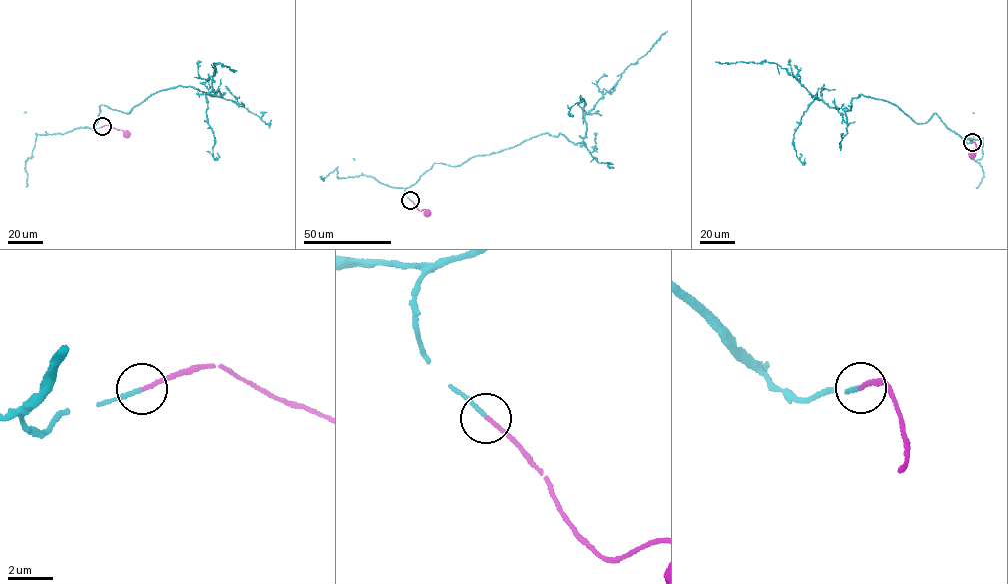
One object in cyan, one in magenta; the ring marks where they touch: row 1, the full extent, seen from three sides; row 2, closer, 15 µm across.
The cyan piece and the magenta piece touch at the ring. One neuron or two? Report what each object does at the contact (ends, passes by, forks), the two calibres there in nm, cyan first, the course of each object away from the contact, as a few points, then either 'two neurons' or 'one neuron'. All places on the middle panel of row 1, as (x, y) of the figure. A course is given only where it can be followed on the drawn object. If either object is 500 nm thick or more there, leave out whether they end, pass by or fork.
cyan ends; magenta ends; calibres 180 and 170 nm; course cyan (410, 200), (405, 189), (436, 163), (458, 166), (546, 132), (581, 143), (585, 115), (667, 30); course magenta (410, 200), (419, 211), (426, 210), (427, 214); one neuron

